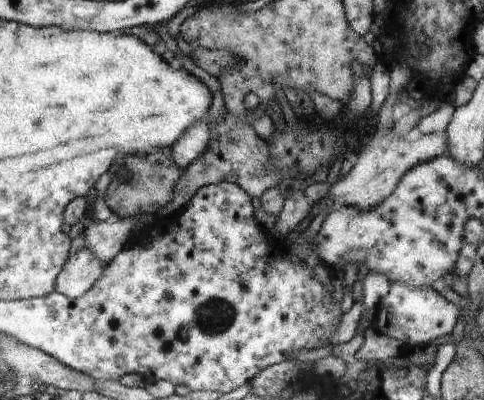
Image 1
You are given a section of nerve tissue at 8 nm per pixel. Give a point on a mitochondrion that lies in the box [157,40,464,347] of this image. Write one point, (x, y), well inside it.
(215, 316)

